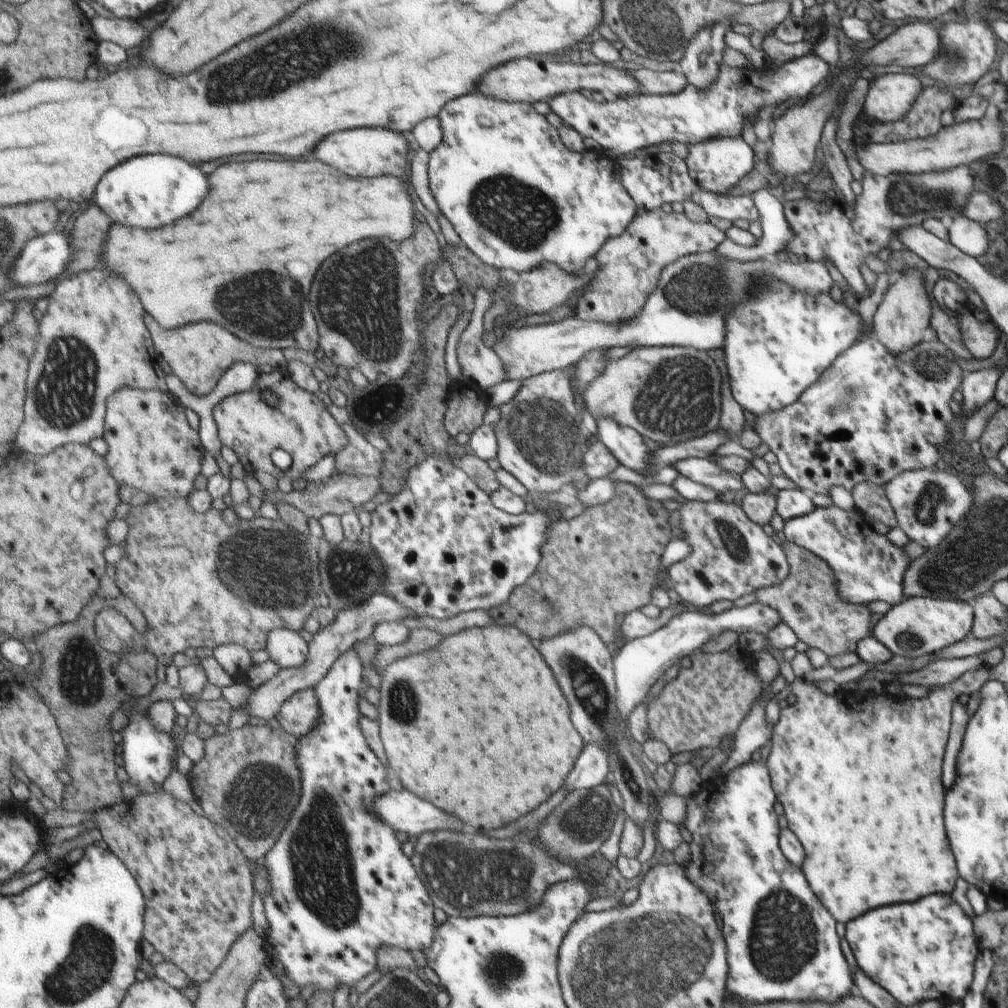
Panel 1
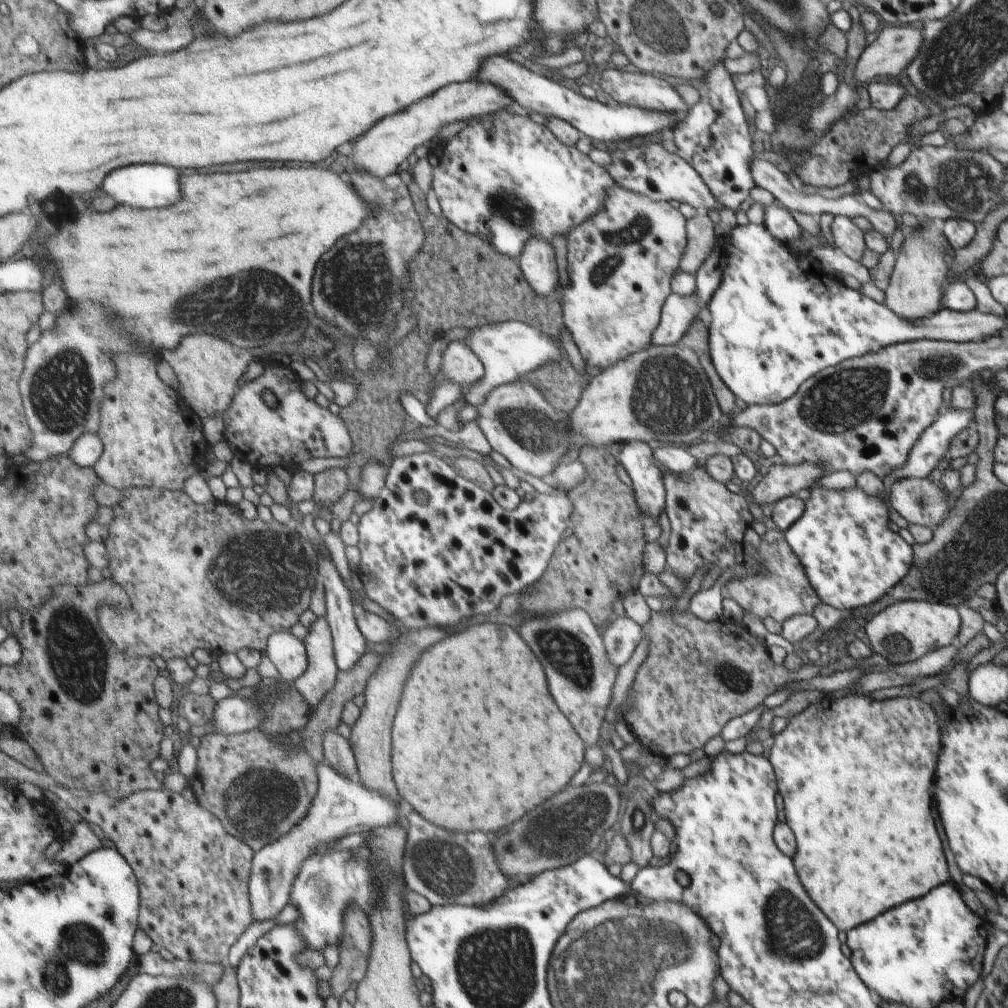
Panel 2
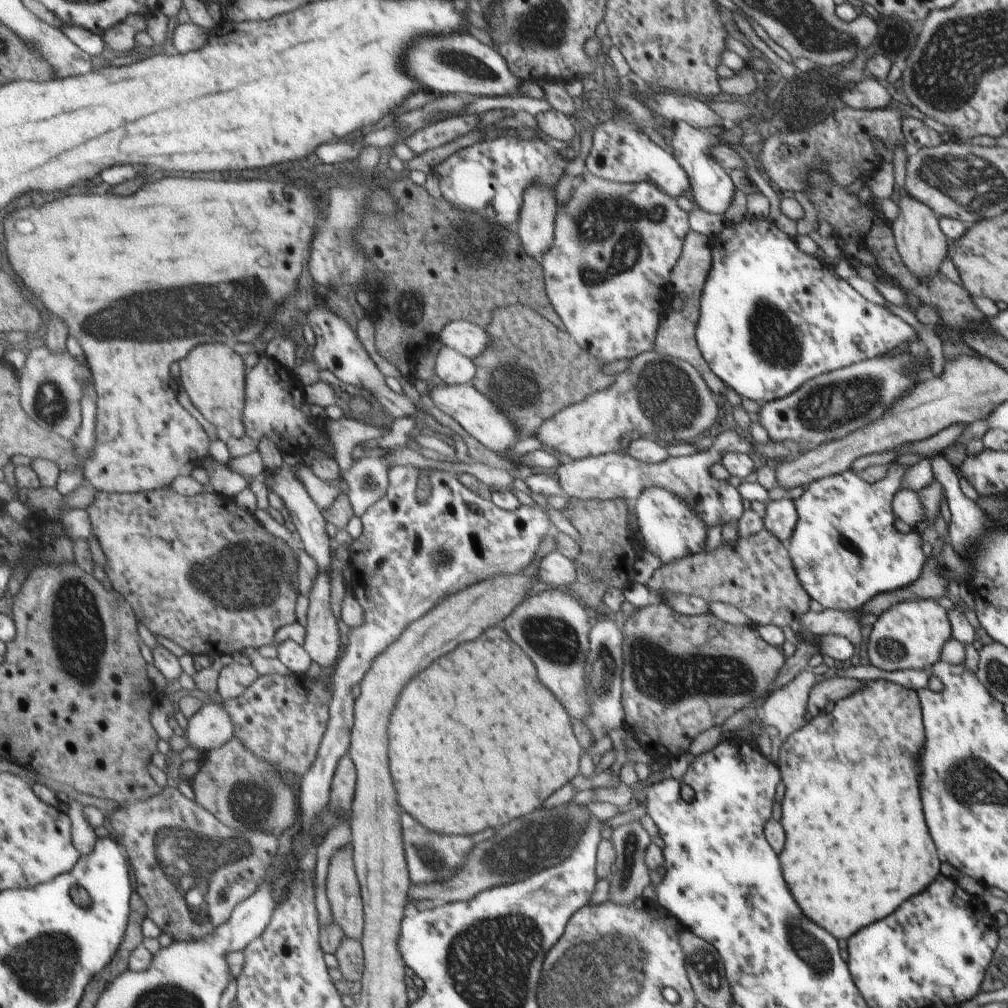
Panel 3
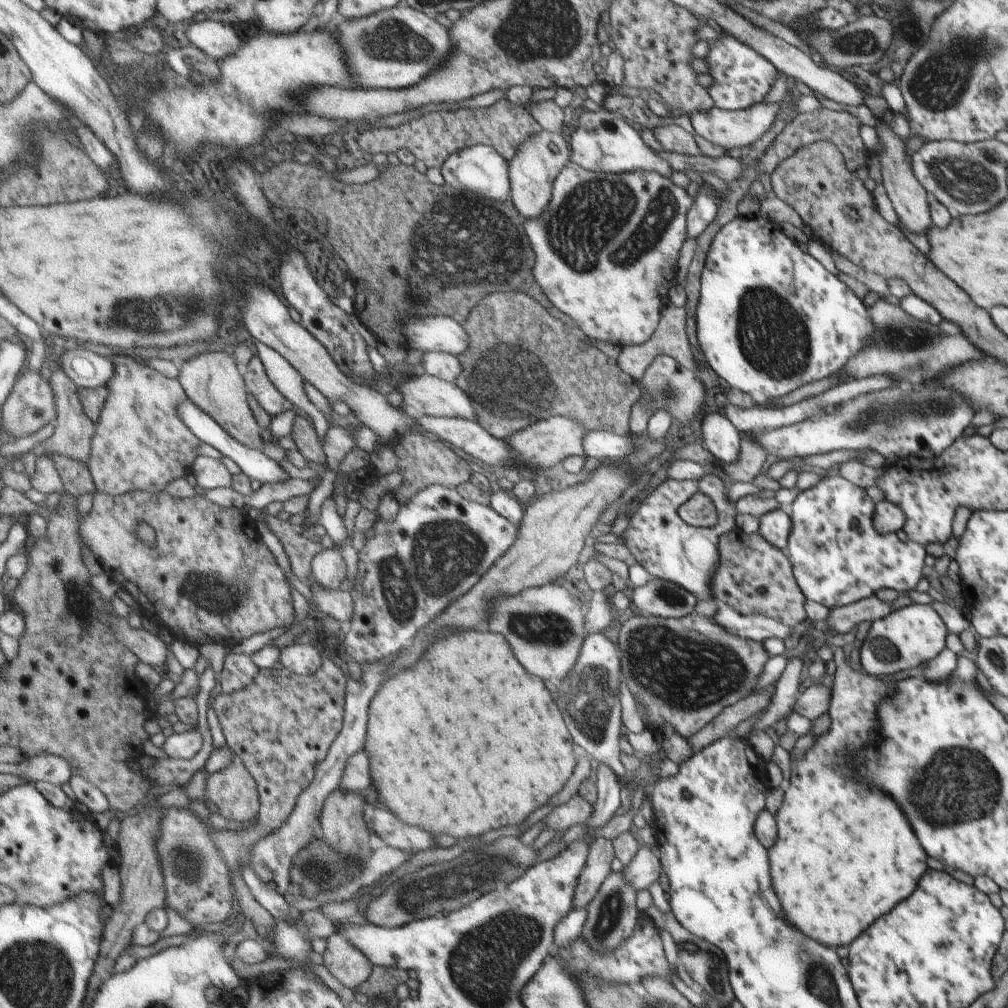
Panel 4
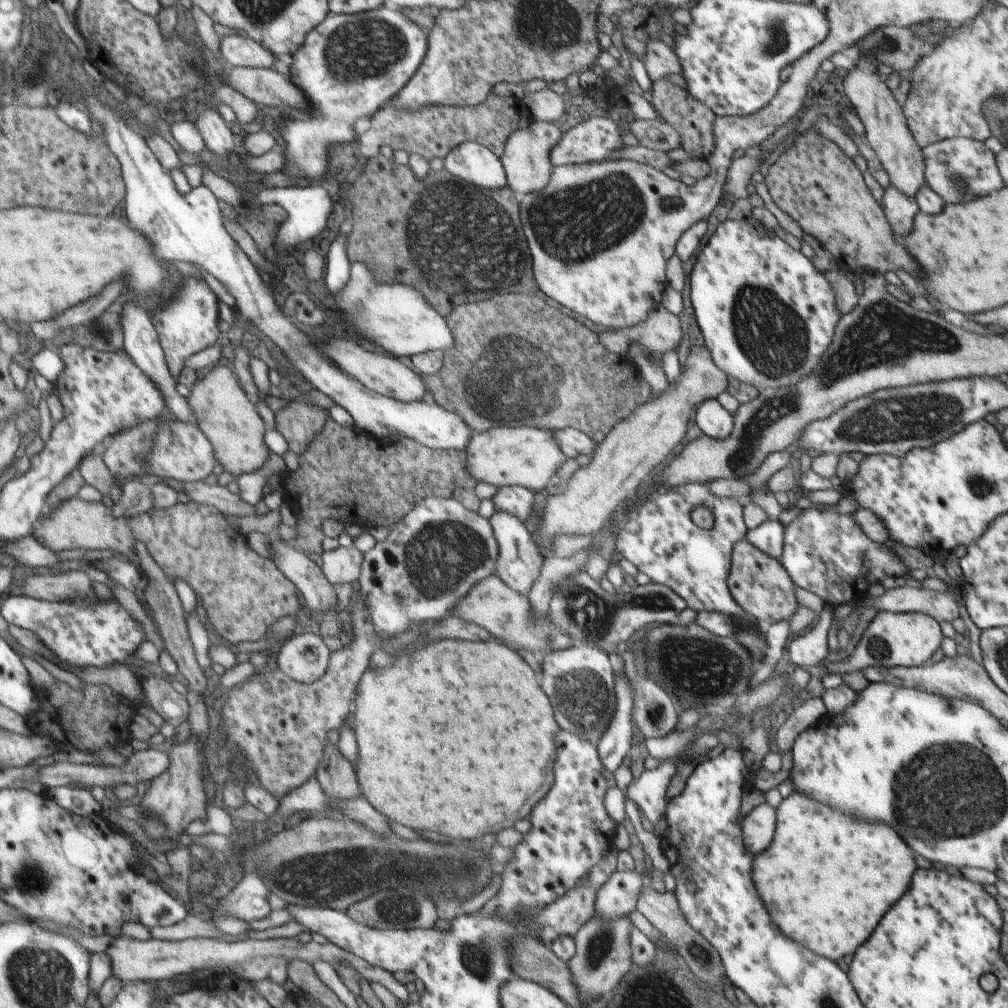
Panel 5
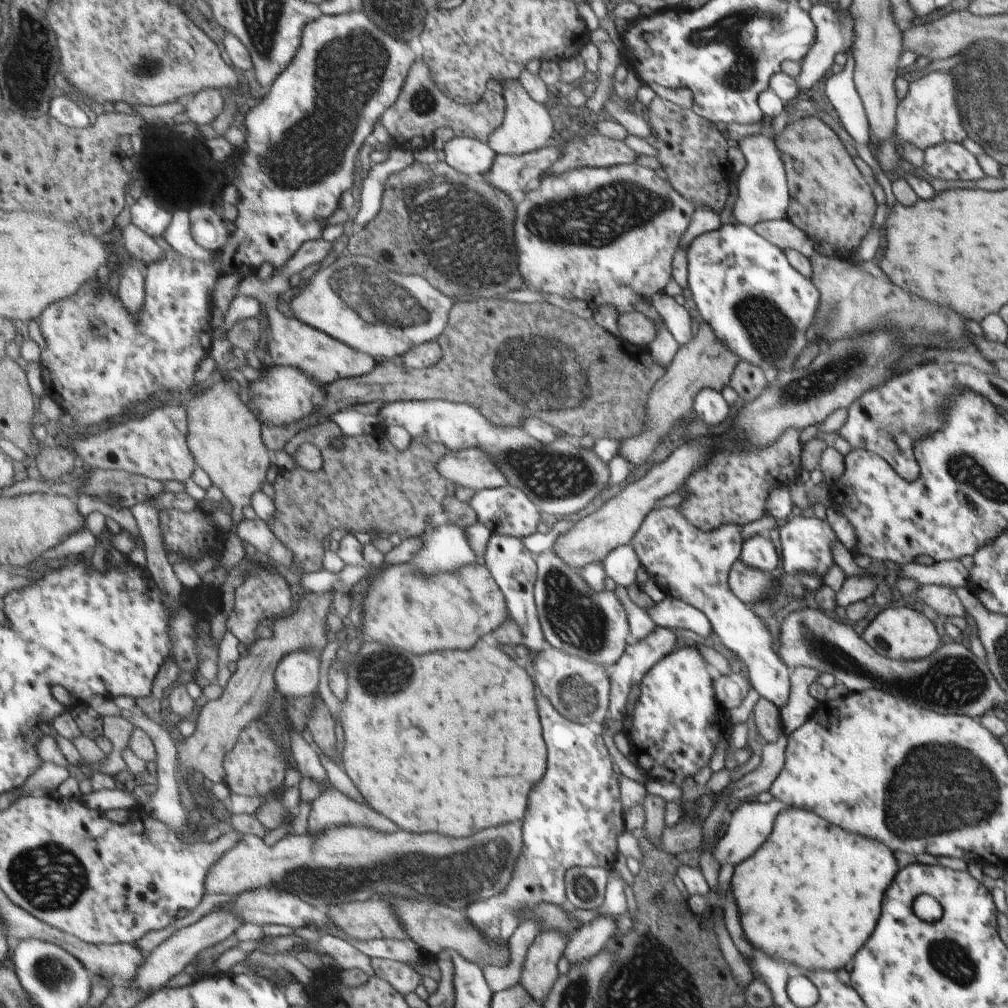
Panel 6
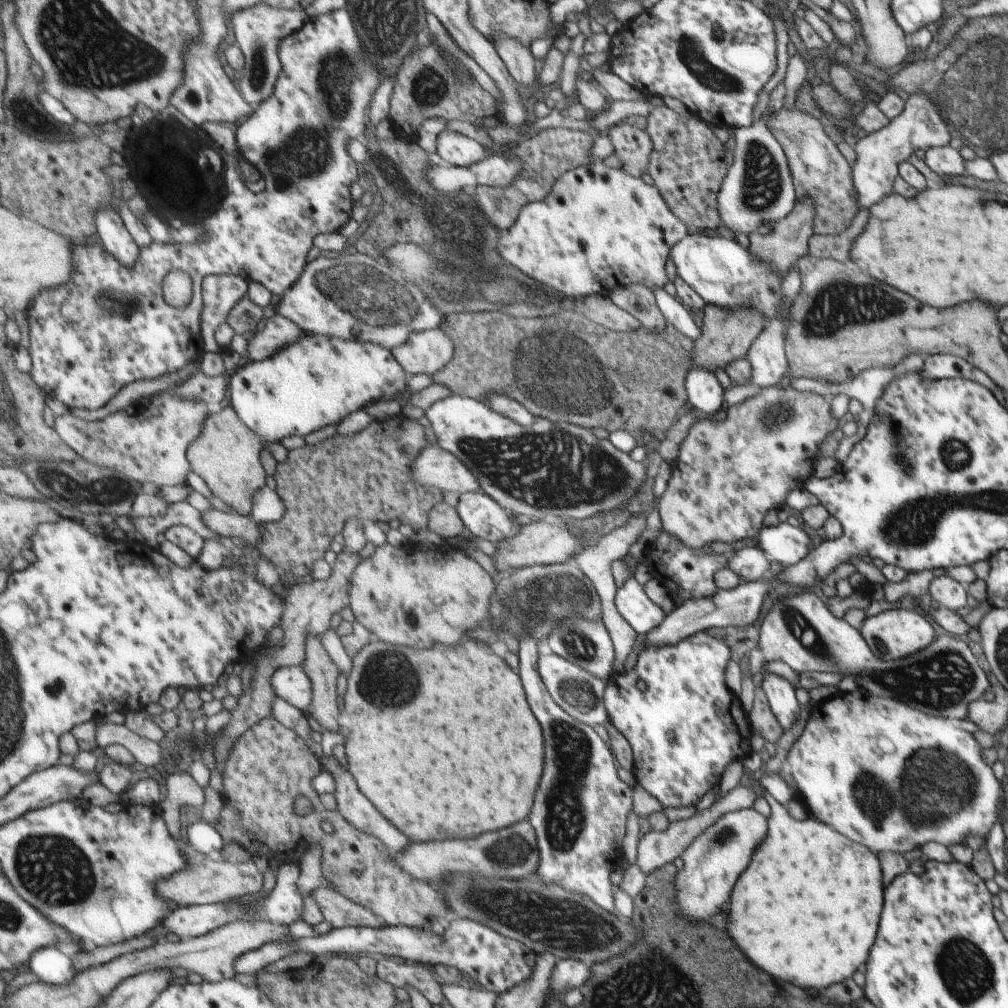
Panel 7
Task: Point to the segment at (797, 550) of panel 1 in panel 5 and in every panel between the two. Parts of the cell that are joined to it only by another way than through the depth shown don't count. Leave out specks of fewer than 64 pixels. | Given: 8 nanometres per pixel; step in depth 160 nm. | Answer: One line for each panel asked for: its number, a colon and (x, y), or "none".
2: (782, 590)
3: (756, 574)
4: (754, 577)
5: (761, 585)

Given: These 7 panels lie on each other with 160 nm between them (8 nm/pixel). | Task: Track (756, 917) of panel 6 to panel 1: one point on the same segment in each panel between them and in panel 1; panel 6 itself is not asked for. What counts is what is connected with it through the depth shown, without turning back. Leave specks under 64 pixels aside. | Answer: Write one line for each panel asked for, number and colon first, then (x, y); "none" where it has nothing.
1: (862, 788)
2: (862, 849)
3: (843, 860)
4: (844, 856)
5: (828, 878)

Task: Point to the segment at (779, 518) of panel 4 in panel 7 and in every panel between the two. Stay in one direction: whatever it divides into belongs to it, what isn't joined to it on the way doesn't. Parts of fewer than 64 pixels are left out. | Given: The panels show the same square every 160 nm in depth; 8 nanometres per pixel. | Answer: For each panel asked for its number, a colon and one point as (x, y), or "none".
5: (768, 537)
6: (758, 551)
7: (750, 564)

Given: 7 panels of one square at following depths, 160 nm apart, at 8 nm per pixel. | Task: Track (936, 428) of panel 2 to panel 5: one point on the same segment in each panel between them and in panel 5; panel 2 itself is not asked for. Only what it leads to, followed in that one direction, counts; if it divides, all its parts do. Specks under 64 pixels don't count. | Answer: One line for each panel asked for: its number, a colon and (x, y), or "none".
3: (845, 549)
4: (838, 556)
5: (829, 554)

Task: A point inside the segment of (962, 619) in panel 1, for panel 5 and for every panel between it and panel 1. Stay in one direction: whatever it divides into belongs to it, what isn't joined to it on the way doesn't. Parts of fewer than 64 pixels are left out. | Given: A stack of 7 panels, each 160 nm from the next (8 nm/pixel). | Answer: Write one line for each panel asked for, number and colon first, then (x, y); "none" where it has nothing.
2: (902, 632)
3: (909, 635)
4: (905, 638)
5: (893, 639)

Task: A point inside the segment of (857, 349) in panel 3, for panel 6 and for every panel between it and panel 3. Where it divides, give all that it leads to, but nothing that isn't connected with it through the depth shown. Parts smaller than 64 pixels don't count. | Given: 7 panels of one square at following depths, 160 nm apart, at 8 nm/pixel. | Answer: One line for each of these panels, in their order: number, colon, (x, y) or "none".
4: (770, 318)
5: (767, 315)
6: (755, 302)

